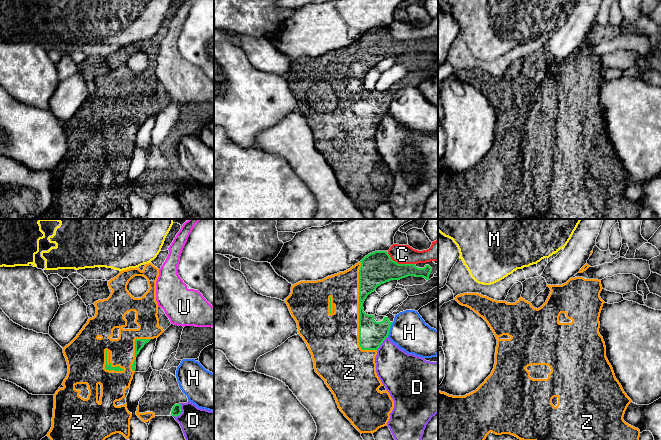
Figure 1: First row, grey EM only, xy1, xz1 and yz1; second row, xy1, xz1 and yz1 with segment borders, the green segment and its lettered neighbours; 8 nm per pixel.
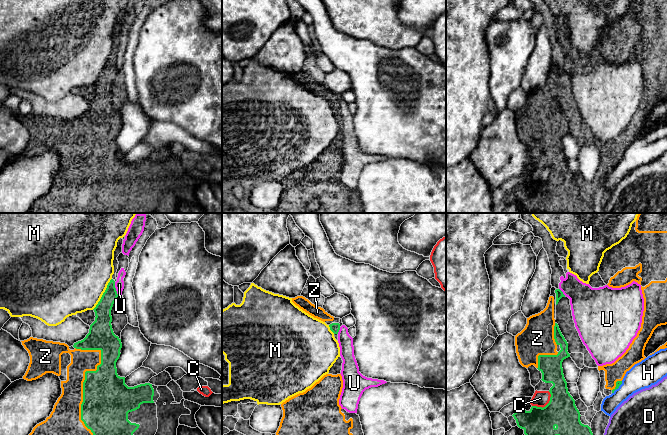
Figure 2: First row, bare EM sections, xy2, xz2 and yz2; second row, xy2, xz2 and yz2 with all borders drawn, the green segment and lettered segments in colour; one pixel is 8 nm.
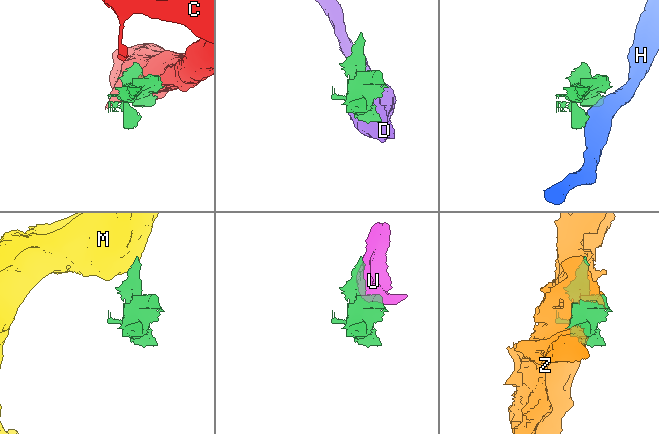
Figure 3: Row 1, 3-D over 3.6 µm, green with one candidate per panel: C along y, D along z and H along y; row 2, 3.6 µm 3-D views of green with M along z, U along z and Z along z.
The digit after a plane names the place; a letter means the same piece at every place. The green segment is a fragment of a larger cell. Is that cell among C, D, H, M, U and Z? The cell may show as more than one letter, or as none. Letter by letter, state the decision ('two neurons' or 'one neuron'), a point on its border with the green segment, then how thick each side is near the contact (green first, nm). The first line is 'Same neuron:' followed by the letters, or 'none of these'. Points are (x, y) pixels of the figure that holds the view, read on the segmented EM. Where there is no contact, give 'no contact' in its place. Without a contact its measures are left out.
Same neuron: Z
C: two neurons; meets green in xz1 at (400, 264); 260 nm thick on the green side, 160 nm on the other
D: two neurons; meets green in xy1 at (181, 411); 80 nm thick on the green side, 260 nm on the other
H: two neurons; meets green in xz1 at (389, 329); 200 nm thick on the green side, 300 nm on the other
M: two neurons; meets green in xy2 at (103, 294); 140 nm thick on the green side, 480 nm on the other
U: two neurons; meets green in xy2 at (115, 288); 130 nm thick on the green side, 80 nm on the other
Z: one neuron; meets green in xy2 at (85, 376); 380 nm thick on the green side, 180 nm on the other

